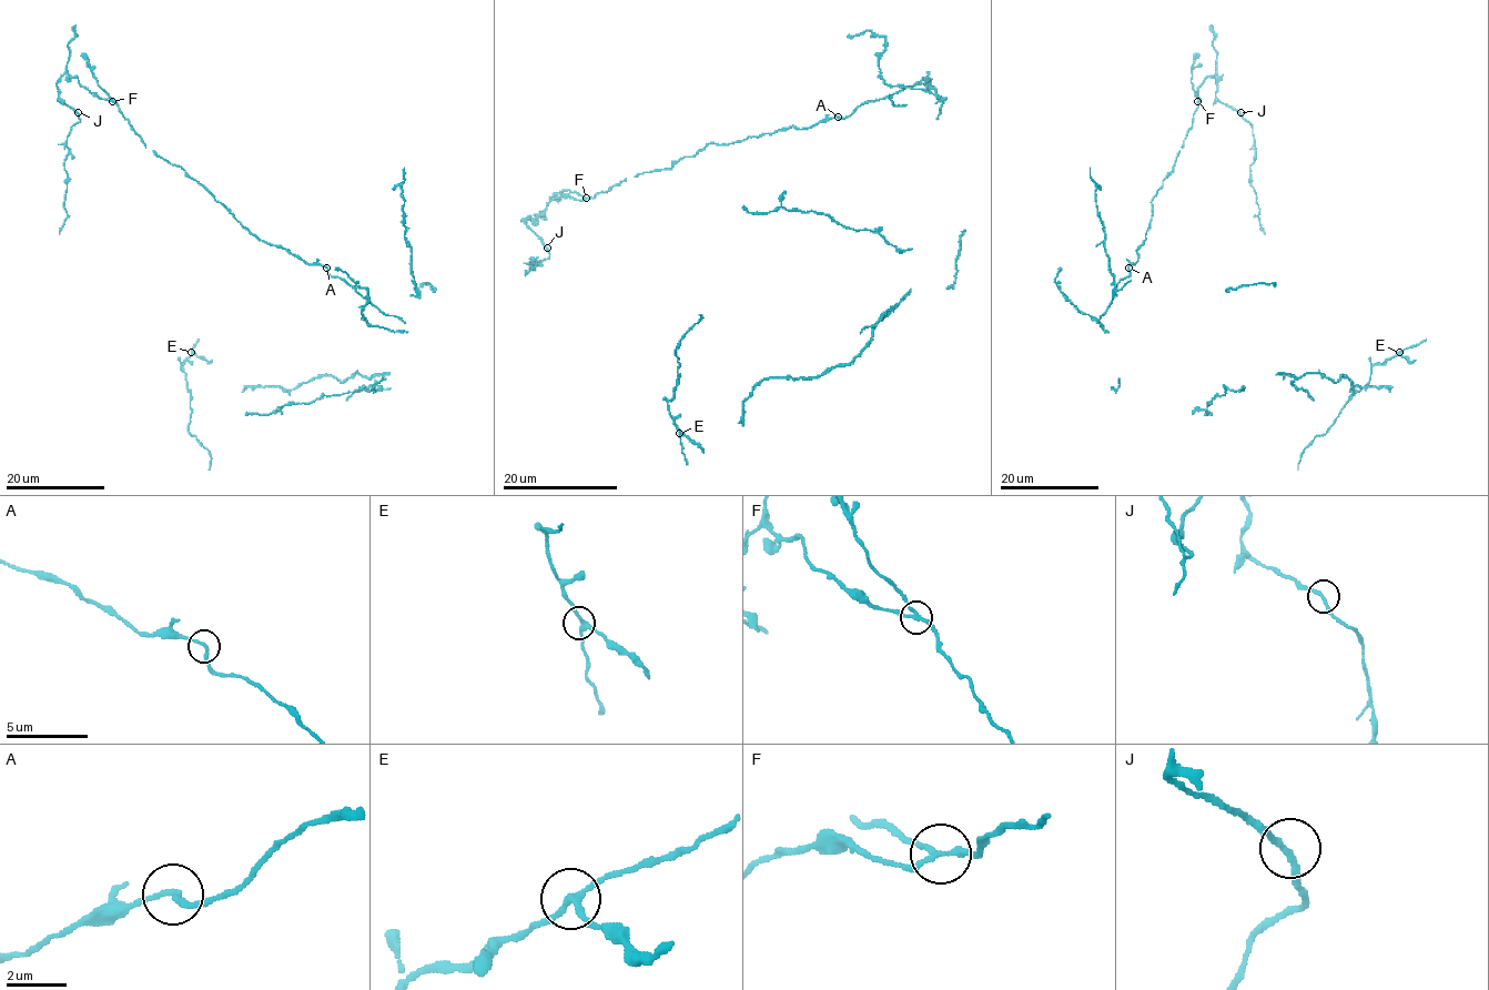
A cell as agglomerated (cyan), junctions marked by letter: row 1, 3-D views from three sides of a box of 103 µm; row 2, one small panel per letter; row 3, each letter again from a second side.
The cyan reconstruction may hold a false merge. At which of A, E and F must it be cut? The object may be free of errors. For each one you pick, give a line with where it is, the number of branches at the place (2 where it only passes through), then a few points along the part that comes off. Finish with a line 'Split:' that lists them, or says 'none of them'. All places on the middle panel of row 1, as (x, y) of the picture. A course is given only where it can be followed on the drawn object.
F: Place: (586, 198). Branches: 3. Course of the part to remove: (587, 198), (555, 197), (530, 220), (522, 220), (549, 255), (536, 264), (530, 259), (534, 269), (525, 275)
Split: F

